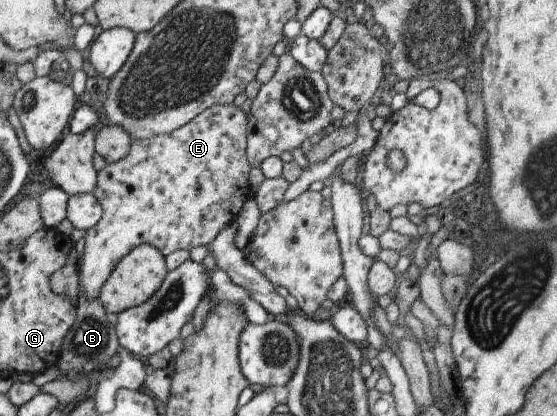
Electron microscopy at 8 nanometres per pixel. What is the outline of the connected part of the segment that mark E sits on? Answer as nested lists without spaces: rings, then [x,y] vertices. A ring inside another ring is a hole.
[[[233,103],[210,105],[172,133],[160,133],[146,139],[129,137],[128,153],[118,161],[105,164],[96,173],[92,195],[100,204],[100,219],[85,230],[82,255],[74,269],[78,286],[86,299],[97,299],[102,283],[112,268],[137,245],[153,245],[162,257],[173,251],[189,251],[198,245],[207,246],[218,231],[233,222],[241,205],[250,197],[246,159],[246,109]]]

